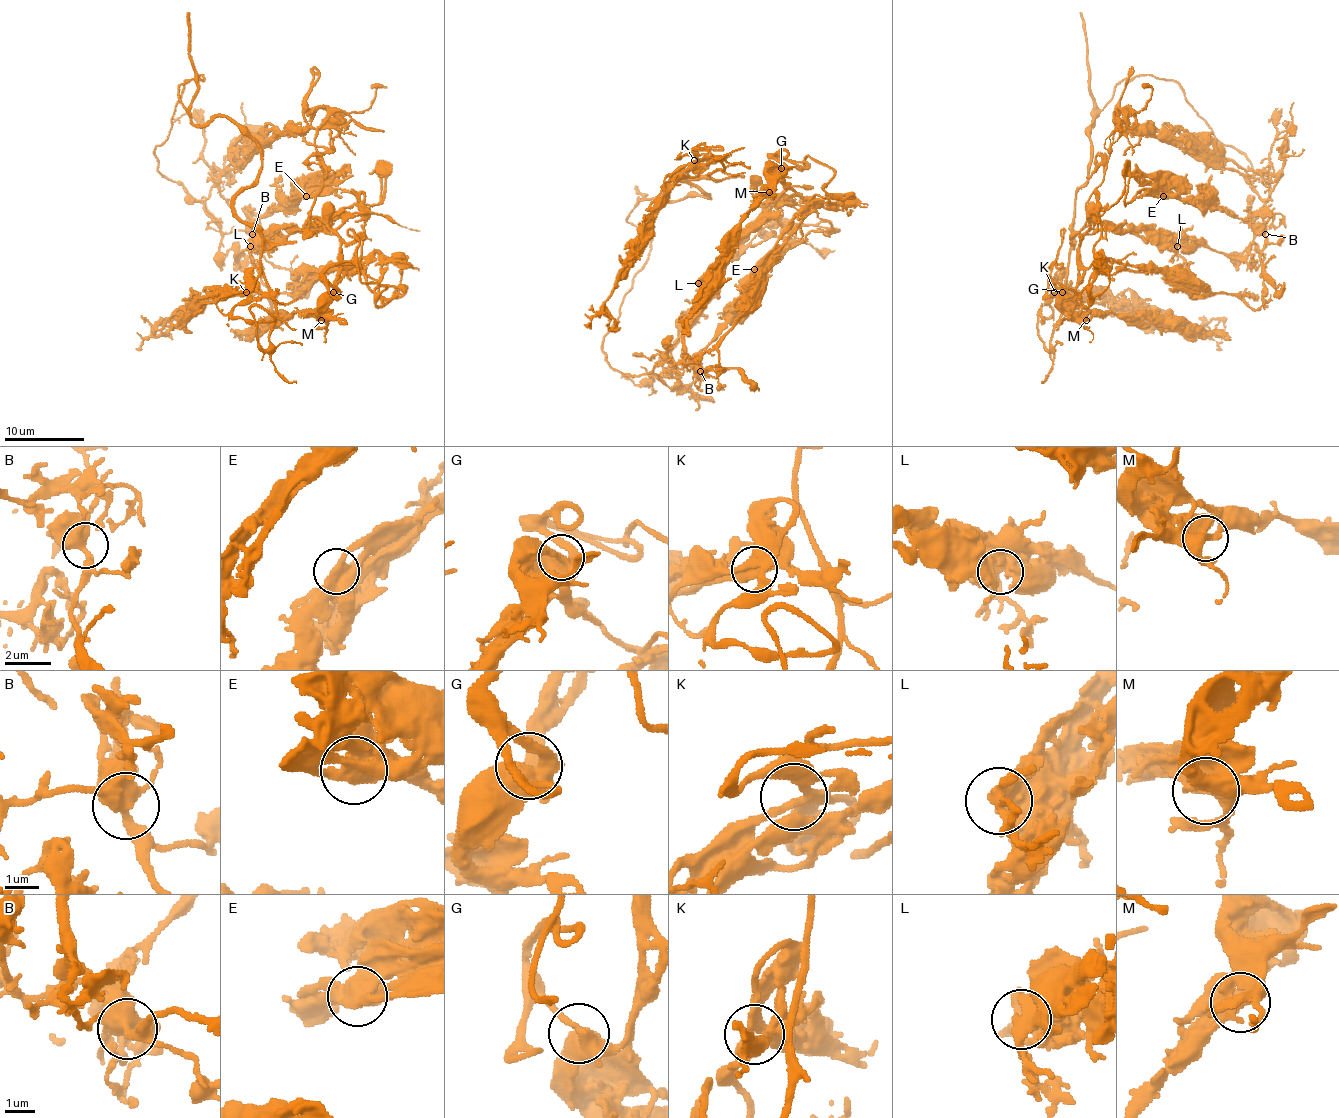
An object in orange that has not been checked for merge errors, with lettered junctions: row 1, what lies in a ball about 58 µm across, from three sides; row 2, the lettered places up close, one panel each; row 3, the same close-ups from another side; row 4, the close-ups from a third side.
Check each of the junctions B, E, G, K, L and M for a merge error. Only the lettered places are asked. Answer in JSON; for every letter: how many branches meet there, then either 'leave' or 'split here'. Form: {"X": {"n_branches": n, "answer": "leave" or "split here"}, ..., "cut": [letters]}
{"B": {"n_branches": 3, "answer": "leave"}, "E": {"n_branches": 3, "answer": "leave"}, "G": {"n_branches": 4, "answer": "leave"}, "K": {"n_branches": 4, "answer": "leave"}, "L": {"n_branches": 2, "answer": "leave"}, "M": {"n_branches": 4, "answer": "leave"}, "cut": []}

